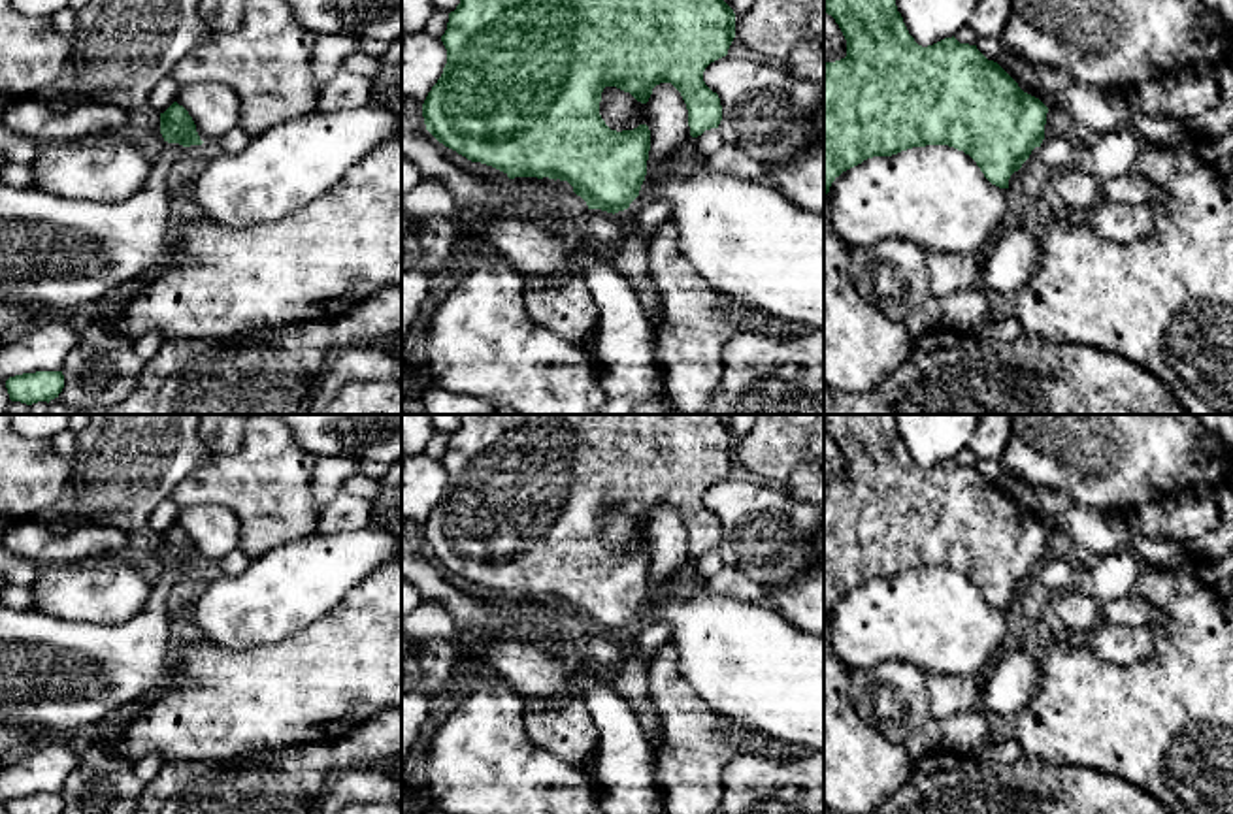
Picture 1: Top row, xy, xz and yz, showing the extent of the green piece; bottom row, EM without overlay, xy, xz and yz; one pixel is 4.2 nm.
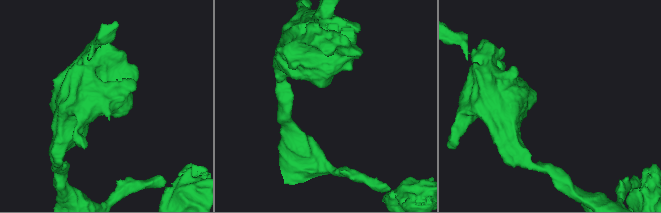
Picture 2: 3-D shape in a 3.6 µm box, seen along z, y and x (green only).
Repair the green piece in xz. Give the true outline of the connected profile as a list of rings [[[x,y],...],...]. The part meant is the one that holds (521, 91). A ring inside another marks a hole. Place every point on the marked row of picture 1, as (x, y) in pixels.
[[[460,0],[456,9],[449,13],[447,30],[441,36],[447,49],[447,64],[422,104],[424,124],[439,143],[471,162],[492,166],[503,171],[509,179],[549,177],[554,181],[567,181],[573,187],[573,192],[586,202],[588,209],[601,209],[615,215],[628,209],[639,196],[647,175],[650,130],[647,124],[622,132],[611,130],[600,115],[603,89],[616,87],[630,92],[637,102],[647,104],[656,85],[671,83],[686,104],[690,136],[698,138],[705,130],[718,128],[722,121],[720,98],[705,85],[703,72],[711,62],[728,55],[733,38],[735,13],[724,0]]]

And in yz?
[[[824,0],[824,11],[835,19],[845,40],[847,57],[835,62],[824,60],[824,198],[830,192],[831,183],[847,170],[862,164],[873,156],[892,156],[912,147],[926,145],[948,145],[969,155],[984,177],[999,187],[1009,188],[1009,179],[1029,158],[1035,147],[1041,147],[1044,139],[1044,124],[1048,107],[1035,96],[1024,92],[1018,83],[994,60],[988,60],[977,45],[960,43],[954,36],[945,38],[933,45],[922,47],[909,34],[896,0]]]

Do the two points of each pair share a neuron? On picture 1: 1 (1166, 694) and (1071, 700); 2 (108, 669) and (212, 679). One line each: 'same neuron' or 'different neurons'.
1: same neuron
2: different neurons

